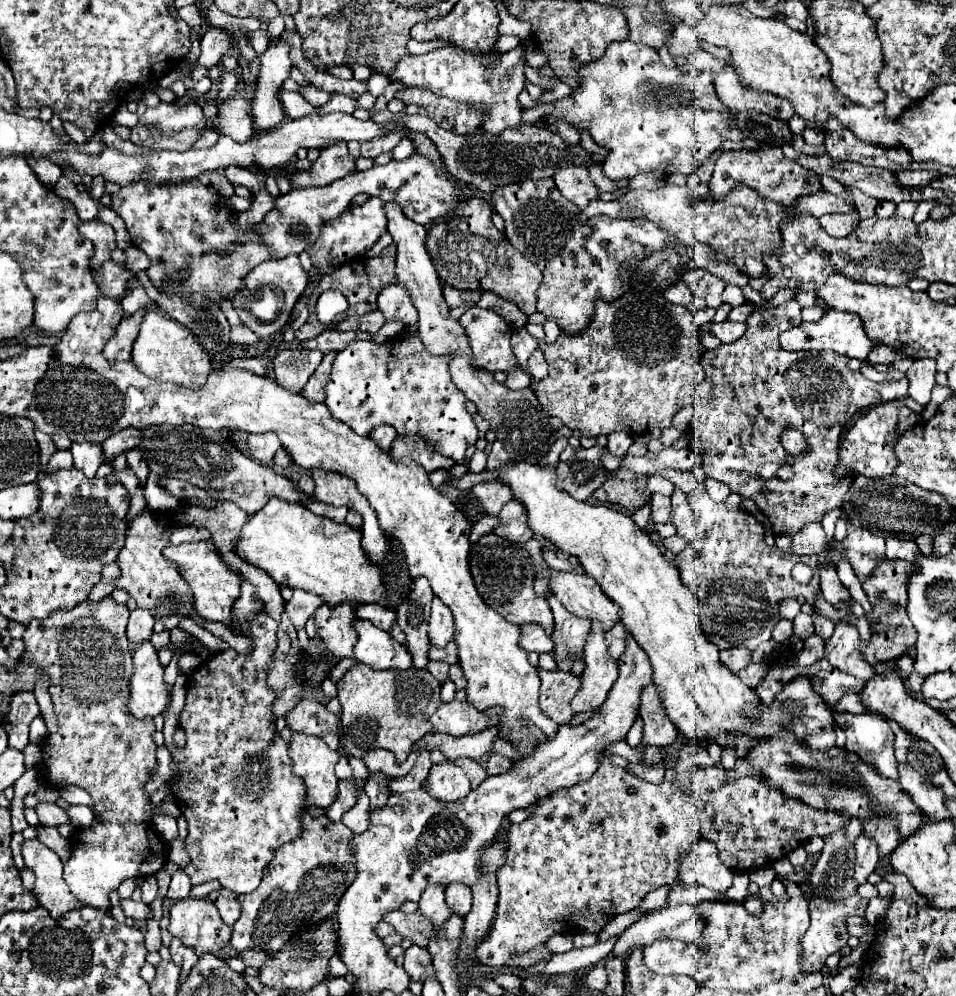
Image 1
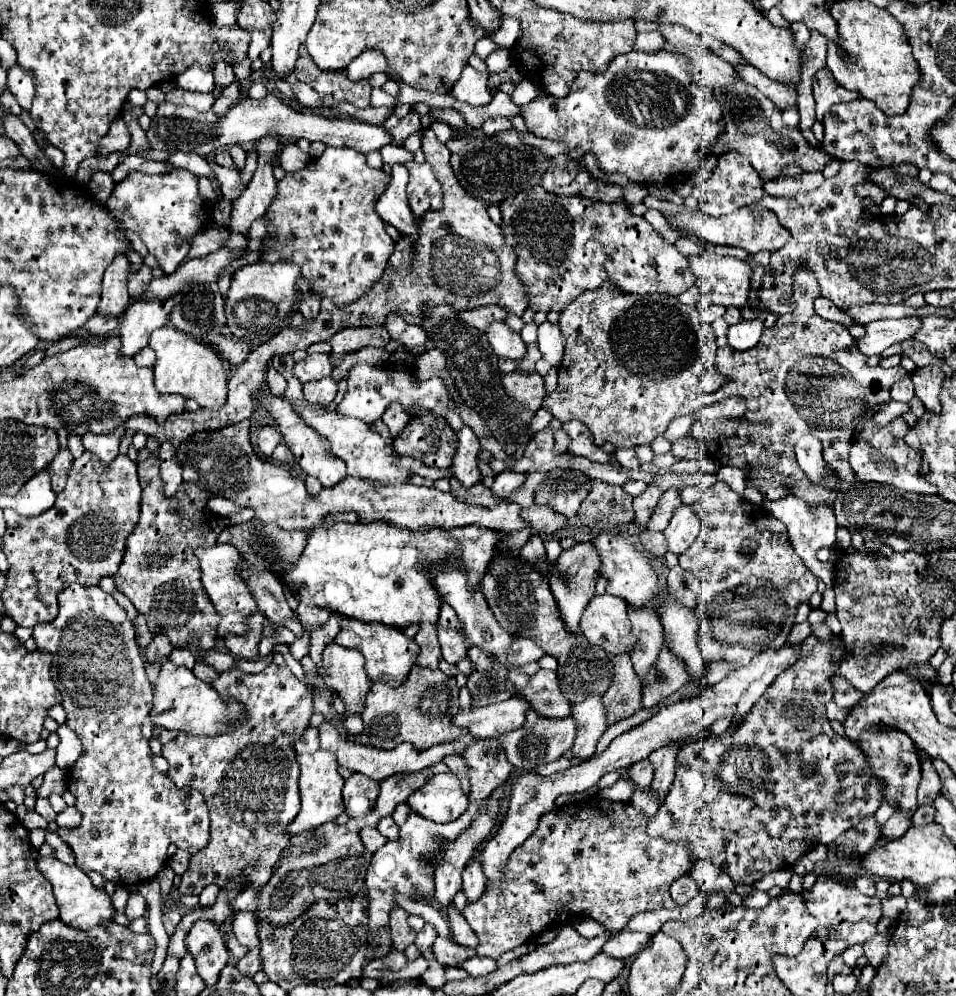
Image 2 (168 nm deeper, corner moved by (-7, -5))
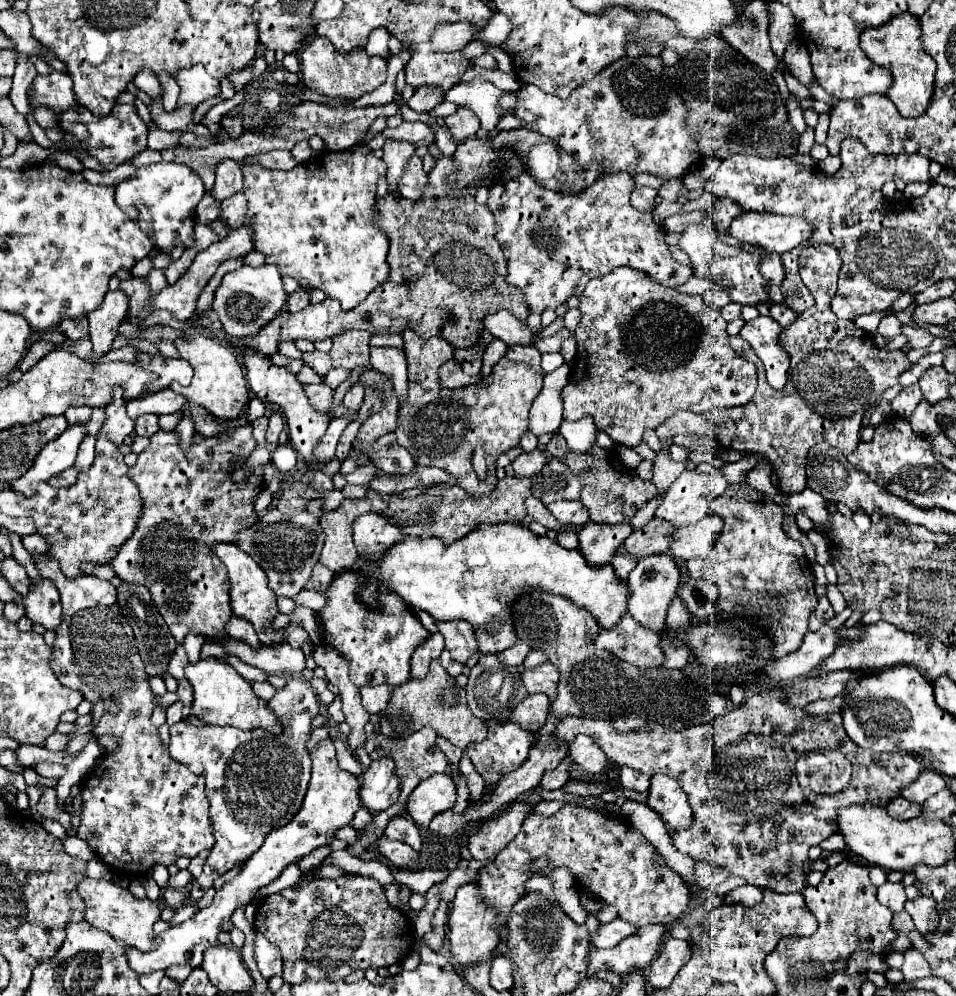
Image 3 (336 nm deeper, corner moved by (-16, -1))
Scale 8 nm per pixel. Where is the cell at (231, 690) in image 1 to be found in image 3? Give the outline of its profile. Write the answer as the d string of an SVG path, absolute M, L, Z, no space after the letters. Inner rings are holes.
M288 676L288 682L268 702L270 710L278 716L284 732L274 736L268 730L236 730L220 726L190 726L178 722L170 726L170 756L188 766L194 774L204 774L206 794L210 800L210 820L215 844L206 858L204 872L196 878L190 898L200 900L212 888L212 882L234 868L234 864L250 858L262 840L274 830L284 826L300 810L308 782L310 782L310 756L306 742L310 738L310 722L320 710L318 696L310 682L300 676Z

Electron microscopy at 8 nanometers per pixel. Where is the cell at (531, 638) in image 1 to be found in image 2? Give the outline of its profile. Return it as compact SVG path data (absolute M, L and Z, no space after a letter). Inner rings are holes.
M515 638L509 648L509 660L517 666L523 666L527 662L537 662L545 650L531 638Z

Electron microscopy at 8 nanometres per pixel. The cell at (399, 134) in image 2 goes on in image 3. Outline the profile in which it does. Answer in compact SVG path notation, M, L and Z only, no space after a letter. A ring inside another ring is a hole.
M422 86L414 92L414 96L408 100L408 106L414 112L430 112L434 106L438 106L444 100L444 92L436 90L436 86Z

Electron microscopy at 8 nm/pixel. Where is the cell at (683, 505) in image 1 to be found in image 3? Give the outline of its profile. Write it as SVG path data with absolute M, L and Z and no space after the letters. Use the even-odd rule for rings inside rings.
M708 514L702 522L680 528L678 538L670 546L670 554L682 560L700 558L706 560L708 552L712 552L714 540L722 530L722 520L716 514Z

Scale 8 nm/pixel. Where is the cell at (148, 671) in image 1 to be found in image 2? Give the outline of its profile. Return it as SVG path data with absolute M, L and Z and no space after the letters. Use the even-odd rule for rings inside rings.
M163 662L157 682L153 684L153 708L149 712L151 722L157 726L163 726L167 730L187 730L193 726L193 734L219 734L225 724L235 722L243 712L243 706L239 702L225 704L221 696L213 690L211 684L201 682L193 676L189 668L175 666L173 662Z

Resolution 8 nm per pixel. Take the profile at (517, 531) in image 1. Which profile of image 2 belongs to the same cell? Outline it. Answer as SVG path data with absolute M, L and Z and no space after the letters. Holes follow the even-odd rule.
M533 504L531 508L521 510L521 518L531 528L531 536L533 534L553 534L567 524L567 518L563 514L557 514L549 506L539 506L539 504Z

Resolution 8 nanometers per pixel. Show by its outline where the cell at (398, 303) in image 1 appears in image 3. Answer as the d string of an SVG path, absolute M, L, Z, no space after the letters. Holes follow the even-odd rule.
M404 330L404 354L408 360L408 402L400 406L398 410L398 426L396 426L396 436L398 444L406 448L412 456L412 460L418 466L434 466L450 472L456 478L456 484L466 490L470 496L488 496L496 488L496 460L502 452L508 448L514 448L520 444L522 434L528 430L528 410L534 402L534 398L542 390L542 376L526 368L524 364L514 364L508 358L502 358L496 366L494 372L480 380L478 384L464 386L464 388L454 388L446 390L444 386L438 384L438 370L442 364L448 360L454 360L454 348L444 342L444 338L420 338L412 330ZM480 446L486 454L486 464L488 464L488 476L480 480L472 468L472 454Z

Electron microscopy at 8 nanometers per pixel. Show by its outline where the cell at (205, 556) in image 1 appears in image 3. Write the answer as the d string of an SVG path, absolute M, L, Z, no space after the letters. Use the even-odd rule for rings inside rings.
M216 544L212 550L230 574L230 582L232 582L230 606L232 606L232 612L236 616L246 618L248 622L252 622L252 626L254 626L262 644L276 644L276 642L284 640L286 634L284 634L282 628L280 630L276 630L276 628L270 630L274 618L278 616L278 606L276 606L276 594L272 594L272 590L268 588L268 576L264 574L264 570L260 570L260 566L234 544Z

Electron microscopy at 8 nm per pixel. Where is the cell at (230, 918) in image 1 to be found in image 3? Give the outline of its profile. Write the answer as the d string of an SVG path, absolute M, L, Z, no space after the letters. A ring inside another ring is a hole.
M256 932L254 954L256 954L258 970L260 970L260 974L266 980L272 978L272 976L282 976L282 956L280 956L280 950L276 946L272 946L264 938L264 934L260 934L260 932Z

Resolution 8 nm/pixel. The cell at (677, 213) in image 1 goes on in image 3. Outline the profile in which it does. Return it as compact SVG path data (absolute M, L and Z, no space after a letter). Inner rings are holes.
M742 212L734 218L730 232L744 244L784 254L812 236L812 226L802 216L780 216L768 212Z

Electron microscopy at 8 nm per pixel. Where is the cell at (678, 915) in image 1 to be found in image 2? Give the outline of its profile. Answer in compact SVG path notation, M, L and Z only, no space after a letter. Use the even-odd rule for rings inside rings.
M619 932L611 940L607 940L607 944L603 946L603 952L611 958L627 960L635 956L637 952L641 952L649 944L651 938L653 936L645 932Z

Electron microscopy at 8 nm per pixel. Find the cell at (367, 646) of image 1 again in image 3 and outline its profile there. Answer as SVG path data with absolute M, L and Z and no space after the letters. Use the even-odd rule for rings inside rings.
M344 570L344 572L336 574L332 578L332 582L328 584L328 588L324 590L324 596L328 600L326 600L326 606L322 610L318 610L318 618L322 624L322 642L328 644L330 648L334 648L336 652L340 652L348 660L350 678L354 684L358 684L358 686L364 686L364 684L400 686L410 678L410 658L412 658L416 646L420 646L420 642L424 642L424 638L428 638L428 630L420 624L420 620L416 618L412 608L404 606L404 602L400 602L400 598L396 598L396 594L384 594L384 610L364 610L364 606L360 606L360 602L356 602L356 586L360 586L360 578L356 578L356 572Z

